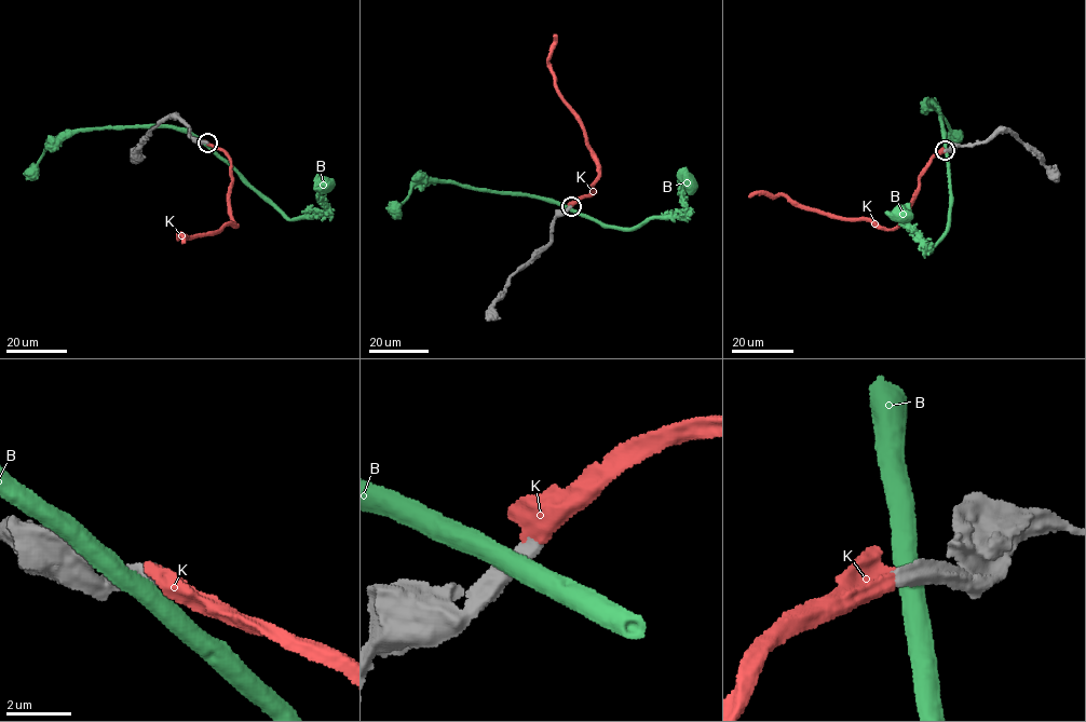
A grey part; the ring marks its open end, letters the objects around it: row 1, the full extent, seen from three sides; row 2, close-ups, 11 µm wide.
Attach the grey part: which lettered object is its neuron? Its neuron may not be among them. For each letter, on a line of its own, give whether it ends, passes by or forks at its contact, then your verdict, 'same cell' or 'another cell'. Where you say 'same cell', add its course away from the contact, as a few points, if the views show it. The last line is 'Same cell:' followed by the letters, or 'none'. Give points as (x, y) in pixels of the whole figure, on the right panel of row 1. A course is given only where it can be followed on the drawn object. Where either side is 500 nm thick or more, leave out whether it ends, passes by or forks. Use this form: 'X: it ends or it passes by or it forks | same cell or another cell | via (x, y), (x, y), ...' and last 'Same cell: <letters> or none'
B: another cell
K: same cell | via (944, 150), (922, 172), (907, 215), (892, 229), (808, 209), (784, 195), (752, 192), (748, 196)
Same cell: K

